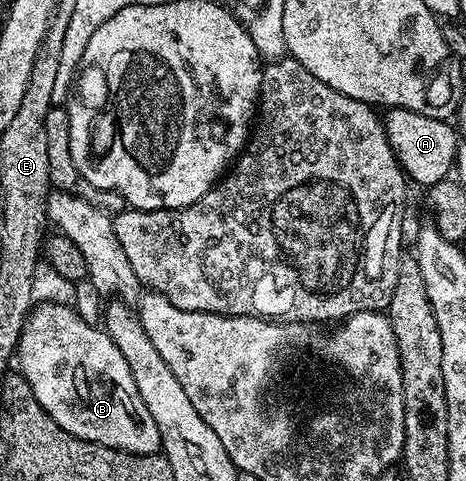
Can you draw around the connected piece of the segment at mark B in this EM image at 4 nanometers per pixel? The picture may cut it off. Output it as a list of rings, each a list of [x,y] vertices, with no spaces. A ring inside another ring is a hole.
[[[39,303],[31,309],[19,335],[17,369],[29,383],[37,403],[41,403],[44,411],[69,431],[69,435],[126,453],[149,455],[160,452],[161,435],[157,423],[153,423],[153,415],[149,415],[145,403],[141,403],[141,395],[137,395],[137,383],[133,383],[125,355],[121,355],[117,343],[109,339],[106,331],[99,325],[85,323],[71,305]]]

